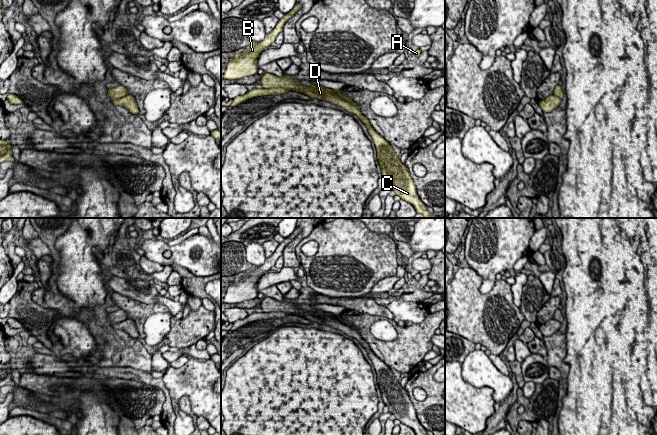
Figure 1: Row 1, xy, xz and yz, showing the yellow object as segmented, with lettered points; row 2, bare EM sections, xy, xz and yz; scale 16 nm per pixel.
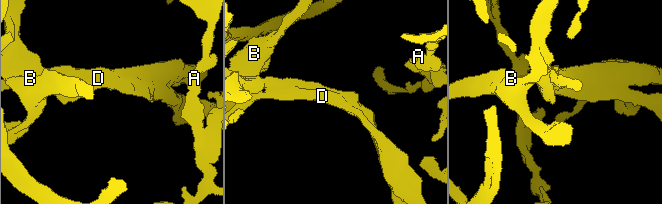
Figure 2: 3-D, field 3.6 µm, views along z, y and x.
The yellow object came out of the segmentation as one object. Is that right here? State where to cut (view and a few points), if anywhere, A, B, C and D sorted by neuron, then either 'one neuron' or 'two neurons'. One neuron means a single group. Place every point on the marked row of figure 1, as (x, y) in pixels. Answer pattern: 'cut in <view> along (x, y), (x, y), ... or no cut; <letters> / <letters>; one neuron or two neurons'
no cut; A B C D; one neuron

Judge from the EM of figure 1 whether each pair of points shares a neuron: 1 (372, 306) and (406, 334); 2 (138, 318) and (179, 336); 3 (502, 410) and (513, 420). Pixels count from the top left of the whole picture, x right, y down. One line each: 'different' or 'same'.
1: different
2: same
3: different

